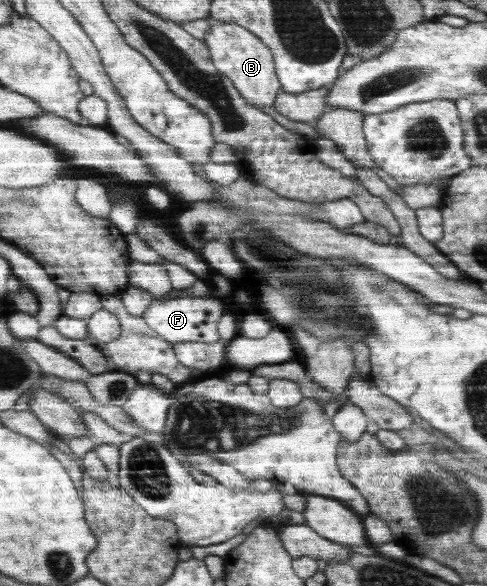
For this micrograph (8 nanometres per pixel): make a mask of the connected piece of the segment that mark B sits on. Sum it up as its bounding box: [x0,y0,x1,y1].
[203,19,281,108]

